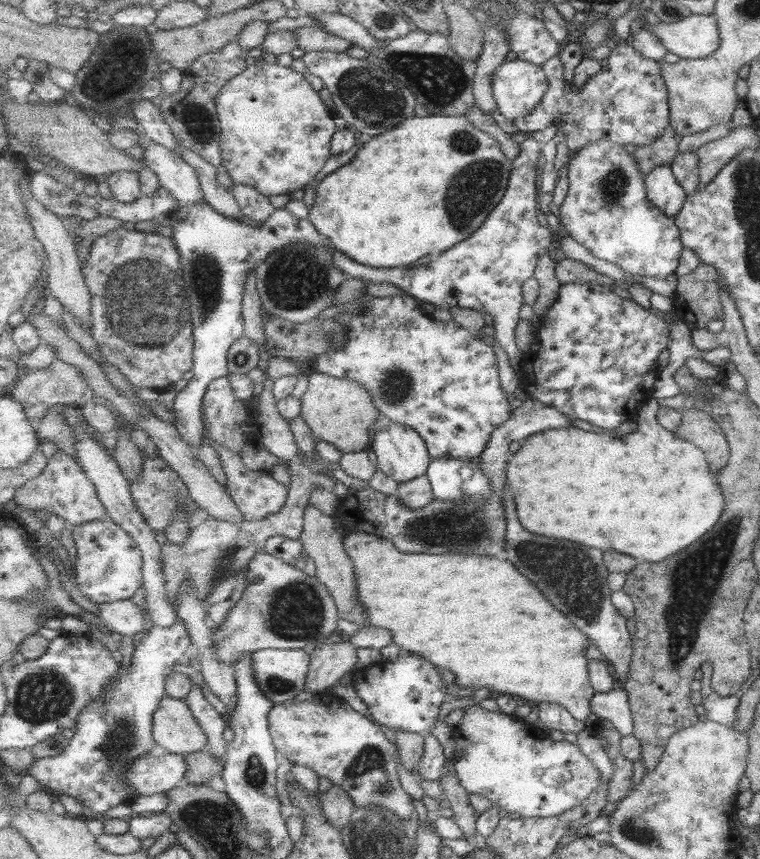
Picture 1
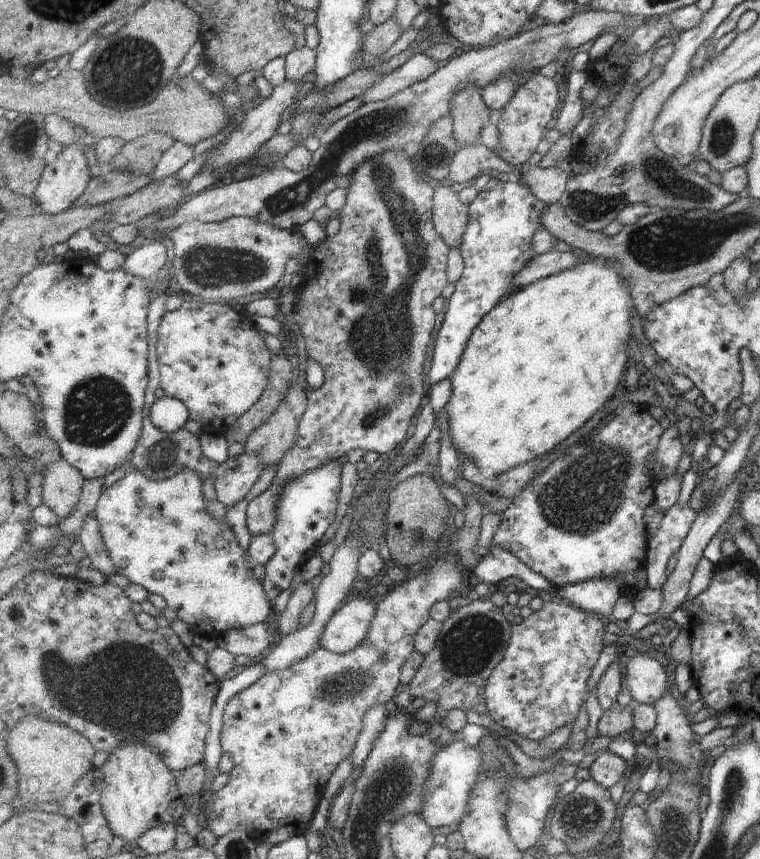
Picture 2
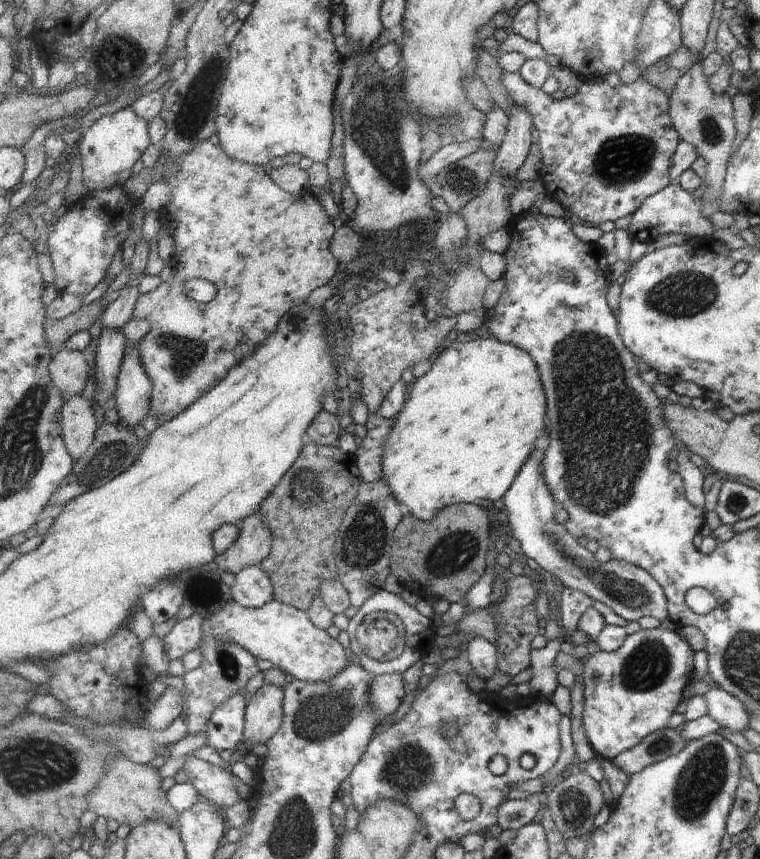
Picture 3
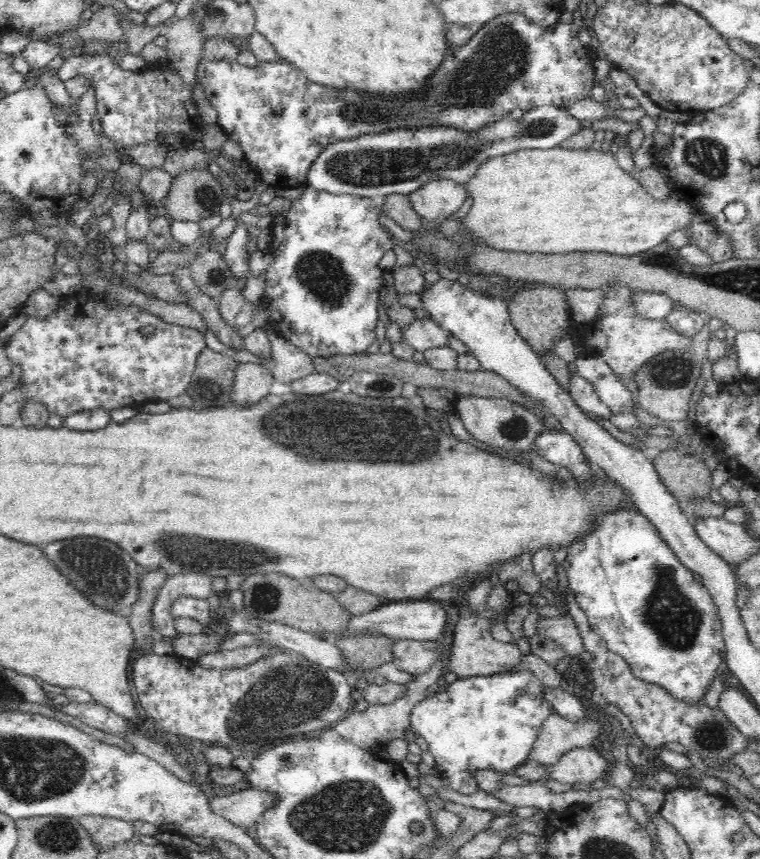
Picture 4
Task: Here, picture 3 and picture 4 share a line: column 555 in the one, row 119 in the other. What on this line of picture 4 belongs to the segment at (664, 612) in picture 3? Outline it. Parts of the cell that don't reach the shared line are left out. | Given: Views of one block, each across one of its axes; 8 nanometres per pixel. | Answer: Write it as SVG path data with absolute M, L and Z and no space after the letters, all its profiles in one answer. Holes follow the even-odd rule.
M542 104L528 109L523 113L522 120L515 120L510 116L494 120L484 128L466 131L456 128L455 125L417 125L416 128L390 128L388 132L366 132L362 136L349 137L326 144L320 154L314 158L306 172L306 187L317 191L340 196L360 196L374 198L390 194L410 195L423 184L428 184L436 179L448 179L457 183L466 184L474 179L476 171L495 156L502 156L517 150L530 148L554 148L563 143L566 138L578 132L581 123L564 107Z

